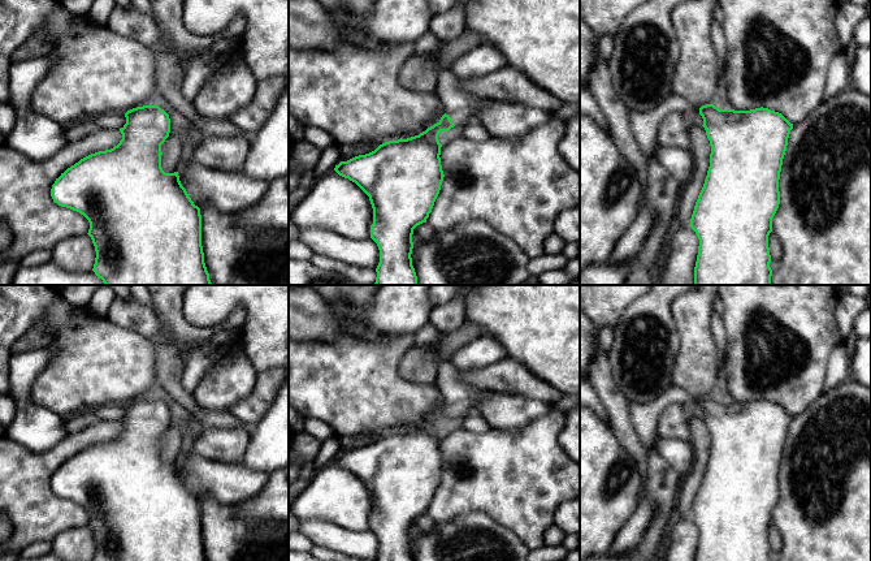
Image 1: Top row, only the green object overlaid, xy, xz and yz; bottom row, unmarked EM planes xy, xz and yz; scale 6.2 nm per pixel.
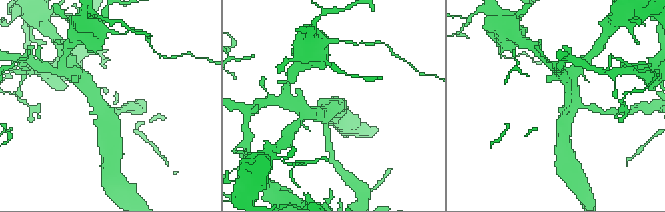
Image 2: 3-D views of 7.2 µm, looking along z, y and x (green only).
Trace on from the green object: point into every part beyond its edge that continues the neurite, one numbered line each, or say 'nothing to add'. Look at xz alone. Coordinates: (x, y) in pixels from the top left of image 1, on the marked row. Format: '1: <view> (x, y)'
1: xz (458, 103)

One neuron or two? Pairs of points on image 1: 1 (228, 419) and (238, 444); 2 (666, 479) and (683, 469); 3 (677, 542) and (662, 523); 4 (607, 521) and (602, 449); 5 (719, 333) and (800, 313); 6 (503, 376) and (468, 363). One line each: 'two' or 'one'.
1: two
2: two
3: two
4: one
5: two
6: two

